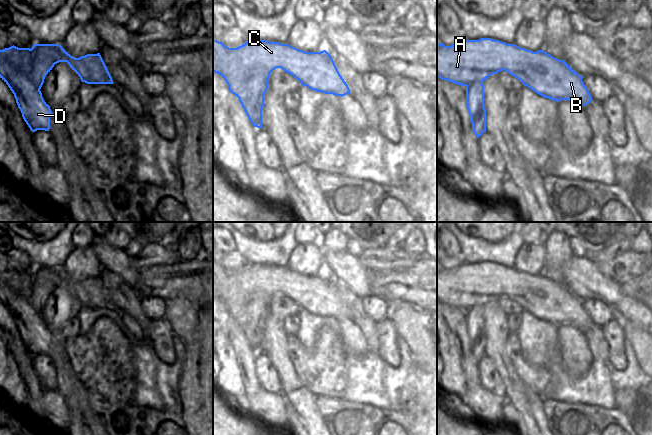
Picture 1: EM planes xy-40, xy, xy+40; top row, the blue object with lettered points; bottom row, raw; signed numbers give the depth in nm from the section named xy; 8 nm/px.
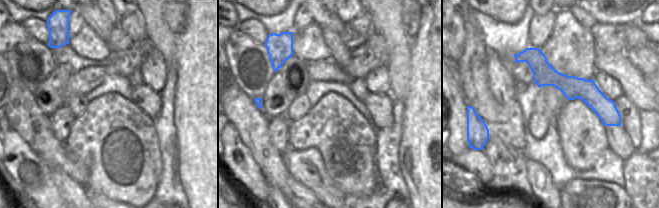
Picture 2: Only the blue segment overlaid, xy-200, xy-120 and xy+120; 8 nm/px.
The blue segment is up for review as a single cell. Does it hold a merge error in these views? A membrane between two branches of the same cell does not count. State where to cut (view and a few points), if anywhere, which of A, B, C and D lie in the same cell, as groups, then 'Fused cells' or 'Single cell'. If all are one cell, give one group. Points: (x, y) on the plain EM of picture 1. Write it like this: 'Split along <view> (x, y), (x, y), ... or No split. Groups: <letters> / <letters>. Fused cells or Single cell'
Split along xy-40 (36, 268), (36, 278), (30, 297), (35, 314), (14, 318). Groups: A B C / D. Fused cells.

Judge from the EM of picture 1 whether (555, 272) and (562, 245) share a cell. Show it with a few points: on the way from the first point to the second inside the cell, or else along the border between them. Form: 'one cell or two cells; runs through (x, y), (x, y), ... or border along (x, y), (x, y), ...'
one cell; runs through (555, 265), (558, 252)

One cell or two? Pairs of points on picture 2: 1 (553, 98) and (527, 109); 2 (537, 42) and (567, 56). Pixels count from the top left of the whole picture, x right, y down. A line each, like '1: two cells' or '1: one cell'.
1: two cells
2: two cells

